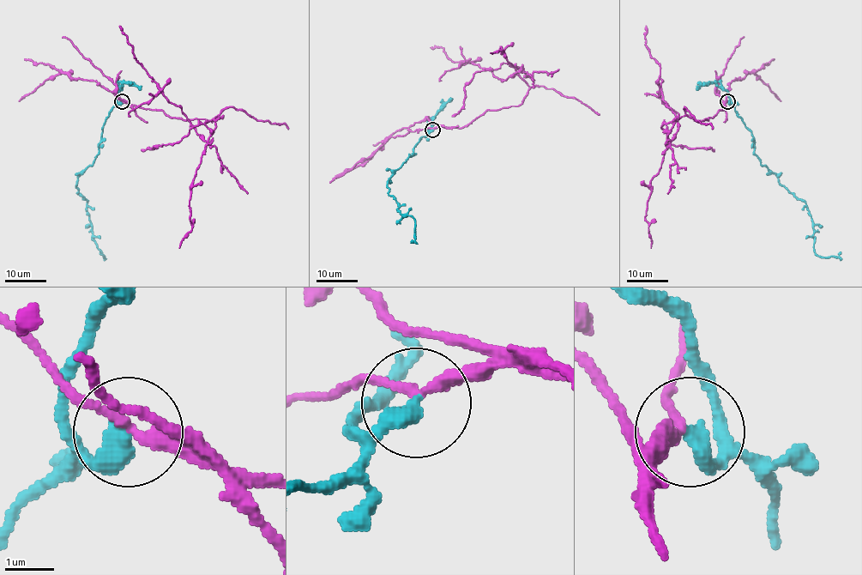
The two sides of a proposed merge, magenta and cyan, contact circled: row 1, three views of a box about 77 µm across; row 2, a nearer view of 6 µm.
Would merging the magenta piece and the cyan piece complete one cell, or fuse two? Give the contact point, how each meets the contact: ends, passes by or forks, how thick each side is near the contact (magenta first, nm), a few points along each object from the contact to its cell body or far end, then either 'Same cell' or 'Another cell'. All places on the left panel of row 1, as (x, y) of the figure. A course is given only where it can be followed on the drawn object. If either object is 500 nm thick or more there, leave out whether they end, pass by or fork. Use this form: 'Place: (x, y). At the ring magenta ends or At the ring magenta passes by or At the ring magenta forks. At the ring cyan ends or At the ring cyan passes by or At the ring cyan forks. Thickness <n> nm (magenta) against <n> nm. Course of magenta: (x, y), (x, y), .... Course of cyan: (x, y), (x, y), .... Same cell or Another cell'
Place: (122, 101). At the ring magenta passes by. At the ring cyan ends. Thickness 240 nm (magenta) against 440 nm. Course of magenta: (122, 100), (187, 120), (213, 120), (218, 115), (205, 124), (210, 130), (206, 141), (135, 57), (119, 26). Course of cyan: (122, 100), (111, 109), (99, 154), (79, 175), (76, 184), (87, 202), (92, 239), (99, 251). Another cell

